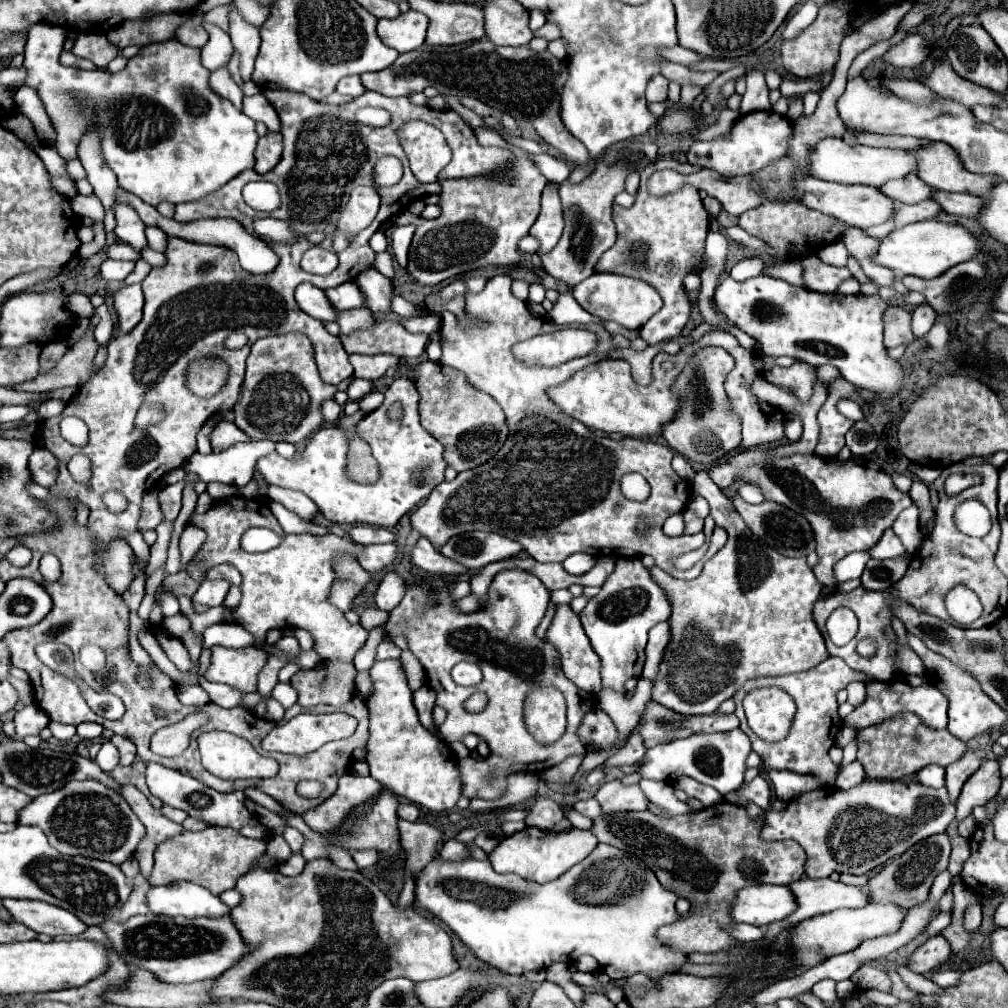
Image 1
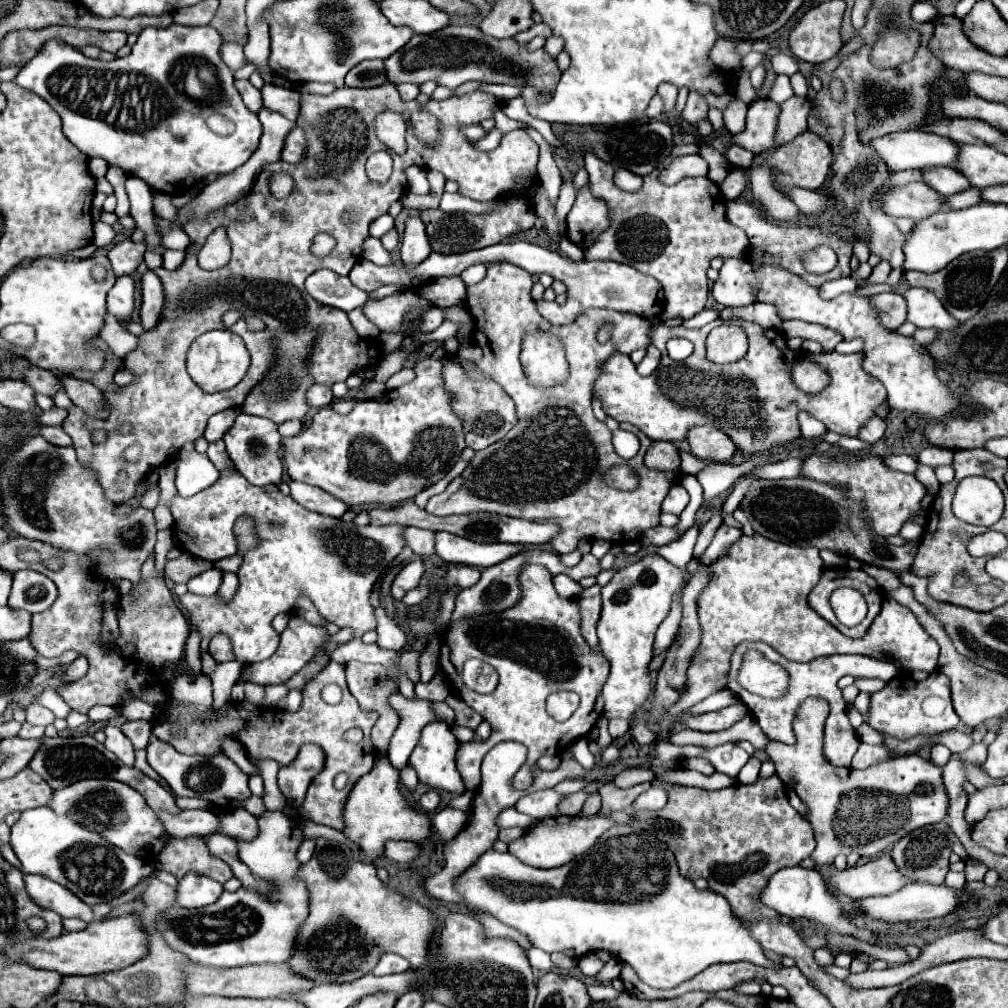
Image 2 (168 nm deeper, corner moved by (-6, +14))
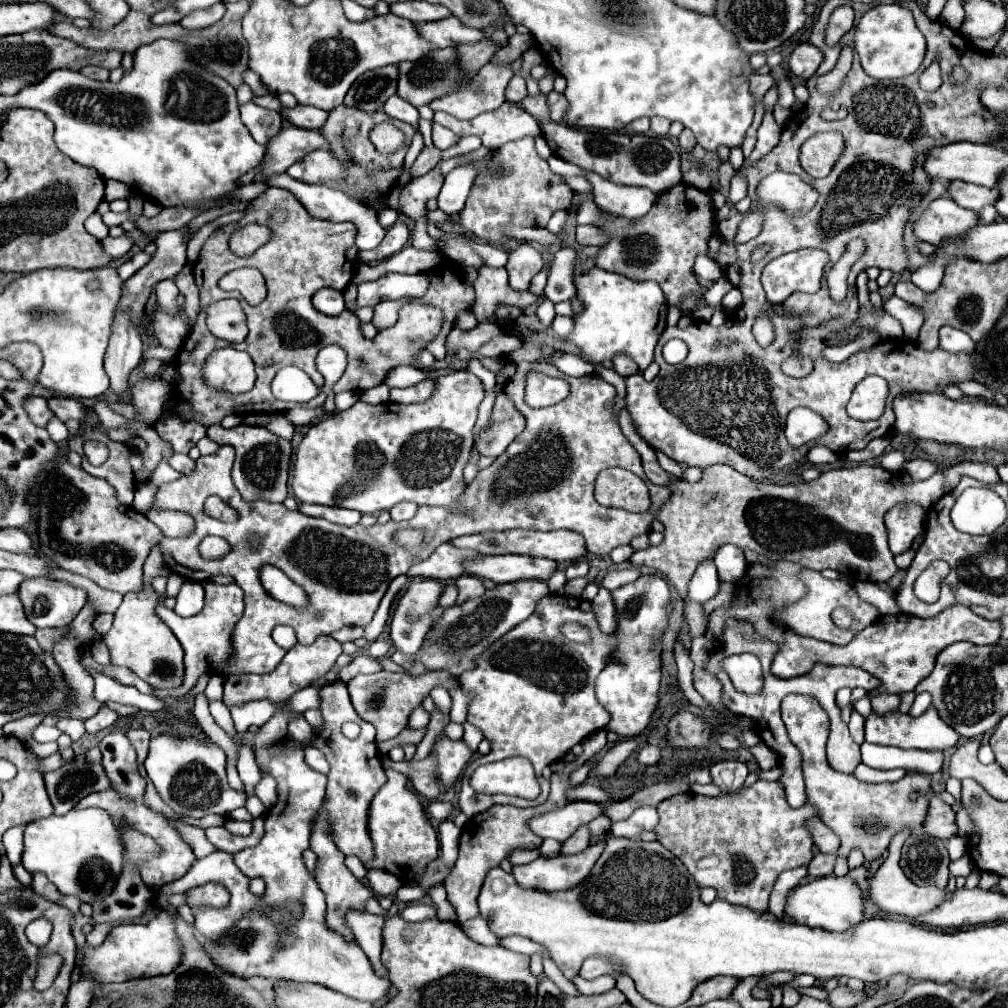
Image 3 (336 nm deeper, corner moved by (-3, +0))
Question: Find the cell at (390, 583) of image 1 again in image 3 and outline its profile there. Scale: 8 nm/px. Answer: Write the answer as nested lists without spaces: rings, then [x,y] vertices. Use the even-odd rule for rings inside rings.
[[[431,578],[413,580],[399,600],[391,620],[393,646],[405,656],[417,654],[425,634],[431,630],[431,612],[439,606],[443,582]]]

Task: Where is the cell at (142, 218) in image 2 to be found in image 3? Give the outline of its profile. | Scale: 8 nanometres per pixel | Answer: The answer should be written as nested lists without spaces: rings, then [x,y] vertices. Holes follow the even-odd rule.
[[[163,280],[161,284],[157,284],[155,288],[157,292],[157,302],[161,304],[163,310],[167,310],[169,314],[177,314],[177,286],[173,280]]]

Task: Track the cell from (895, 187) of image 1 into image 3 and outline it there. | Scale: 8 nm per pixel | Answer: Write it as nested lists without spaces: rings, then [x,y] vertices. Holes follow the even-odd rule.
[[[961,180],[951,182],[949,186],[949,194],[953,196],[953,200],[969,210],[979,212],[983,206],[993,206],[999,200],[999,192],[985,188],[985,186],[977,186],[977,184],[965,184]]]

